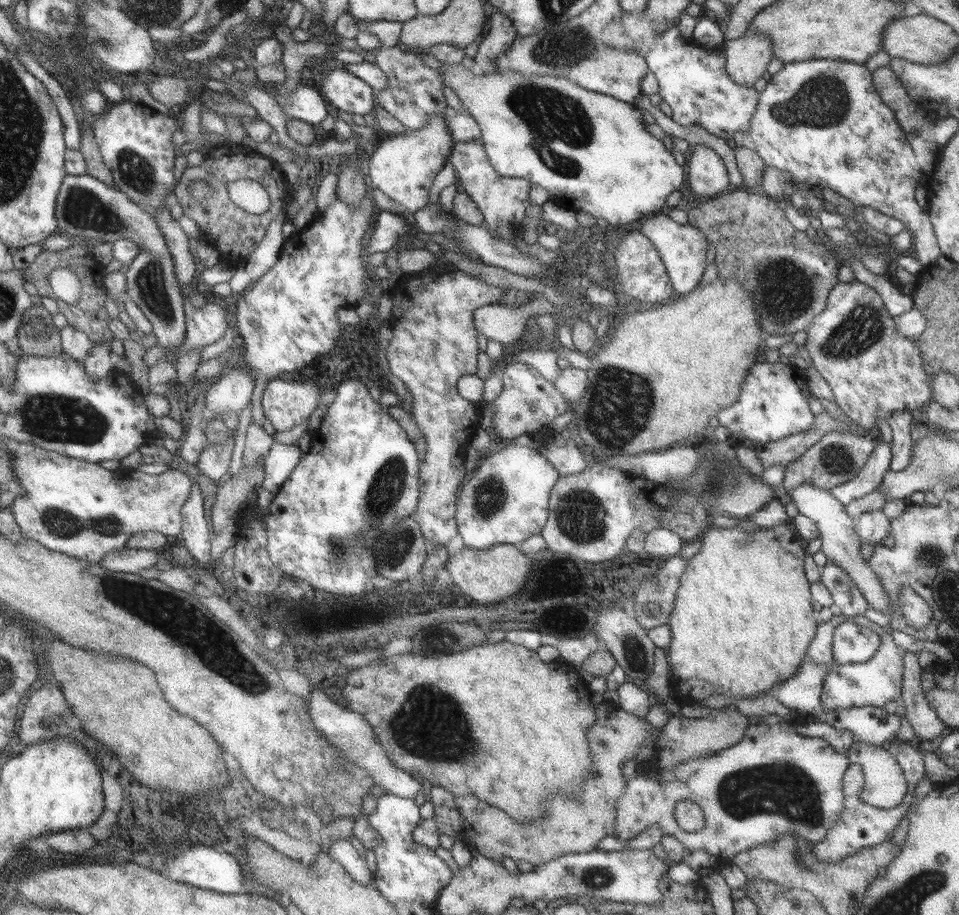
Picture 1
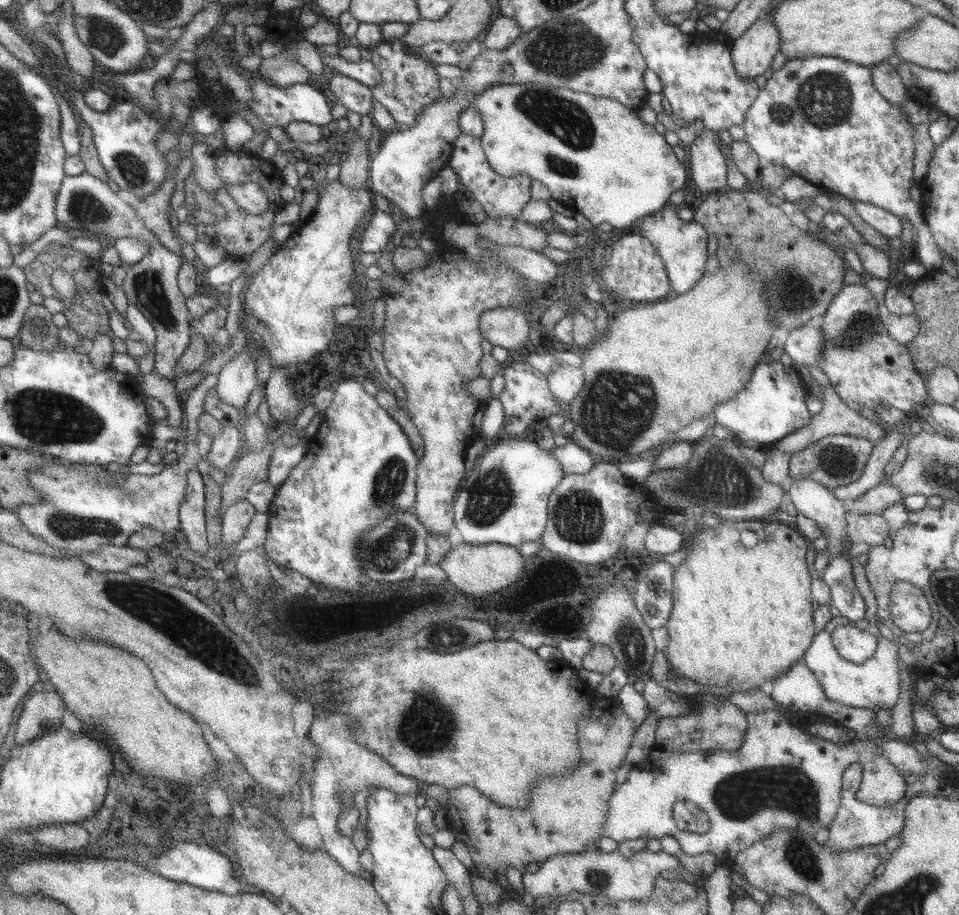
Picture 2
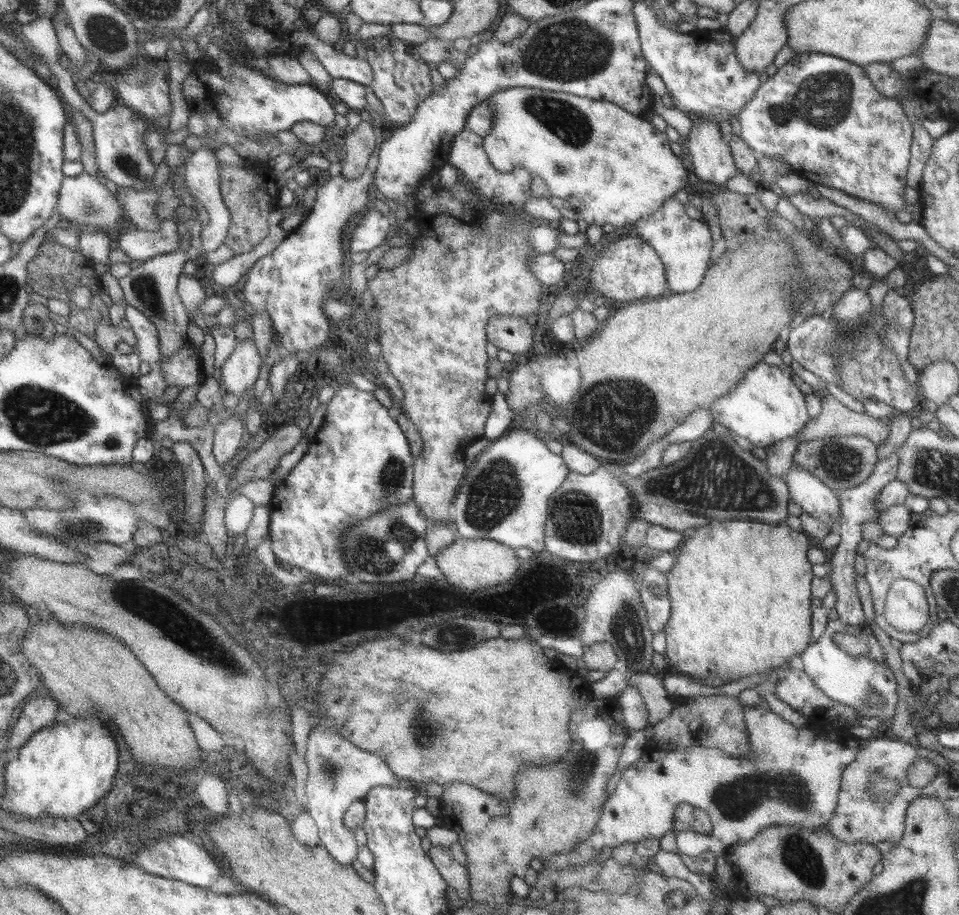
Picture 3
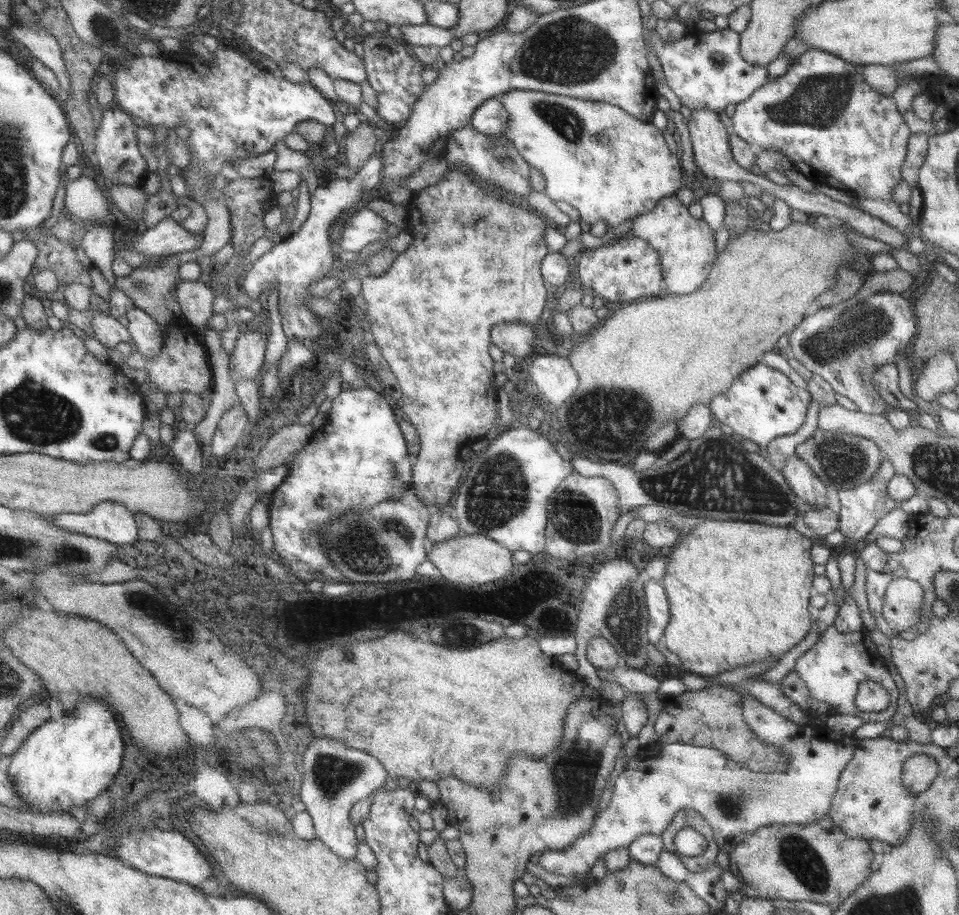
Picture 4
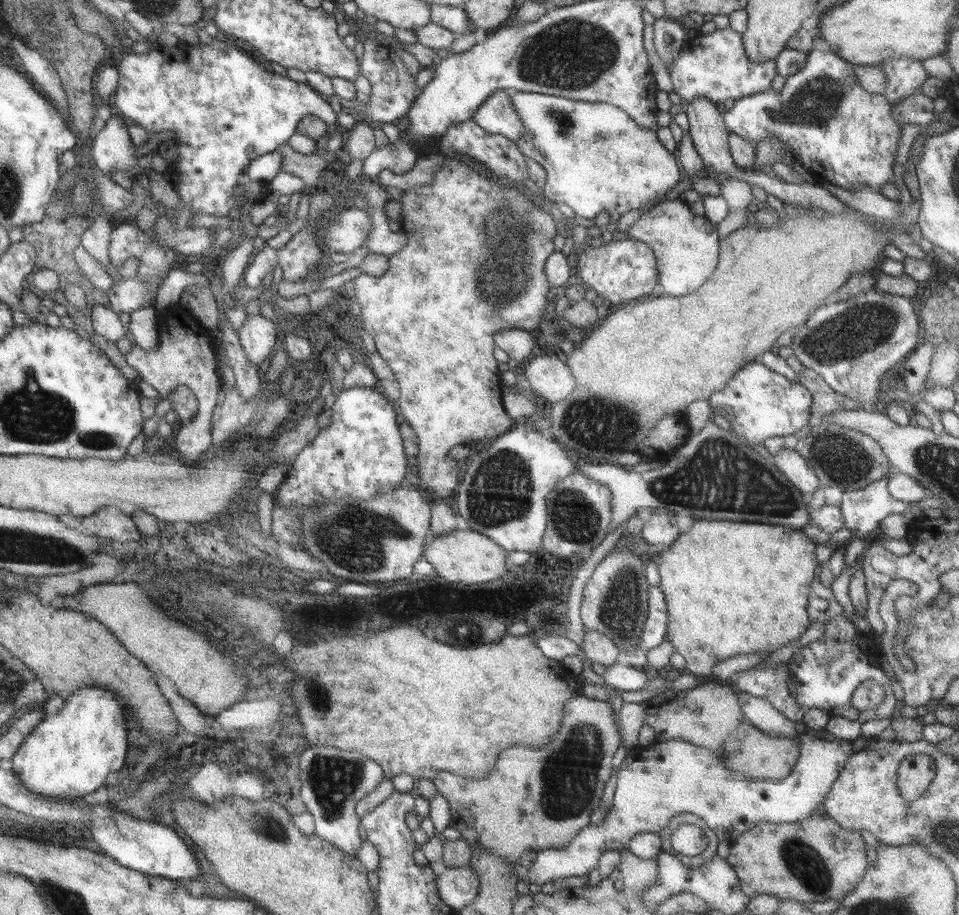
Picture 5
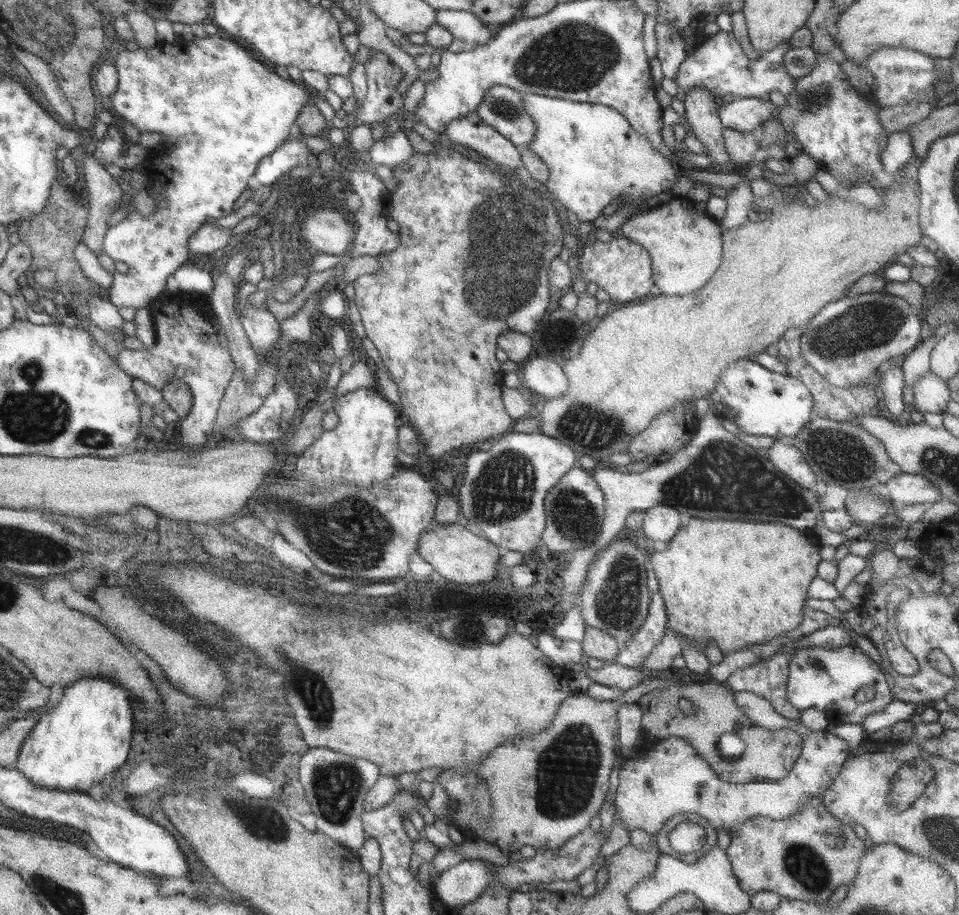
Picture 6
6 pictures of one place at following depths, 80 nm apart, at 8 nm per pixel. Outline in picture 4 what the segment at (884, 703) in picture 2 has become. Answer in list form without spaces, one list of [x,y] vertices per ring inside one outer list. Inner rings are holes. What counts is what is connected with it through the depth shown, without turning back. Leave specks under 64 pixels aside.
[[[827,626],[822,633],[819,640],[811,648],[796,658],[793,669],[807,685],[809,692],[812,694],[811,698],[831,706],[833,714],[859,716],[864,722],[886,723],[895,714],[898,690],[887,671],[885,660],[881,660],[881,655],[877,654],[876,645],[871,642],[866,629],[862,627],[857,632],[841,634],[833,626]],[[866,679],[881,684],[889,694],[889,704],[882,712],[859,712],[853,704],[859,682]]]

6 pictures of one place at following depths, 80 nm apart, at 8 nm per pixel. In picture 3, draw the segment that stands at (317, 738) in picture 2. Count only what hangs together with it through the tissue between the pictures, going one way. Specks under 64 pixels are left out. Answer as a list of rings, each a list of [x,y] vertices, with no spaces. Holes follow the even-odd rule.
[[[329,727],[317,728],[308,732],[304,759],[308,775],[304,793],[307,795],[306,810],[316,823],[318,837],[323,848],[341,866],[347,866],[356,859],[358,846],[354,831],[344,826],[342,816],[347,807],[357,799],[363,799],[366,792],[373,787],[410,788],[415,784],[409,779],[395,776],[391,769],[376,754],[365,752],[351,744],[337,732],[331,732]]]

